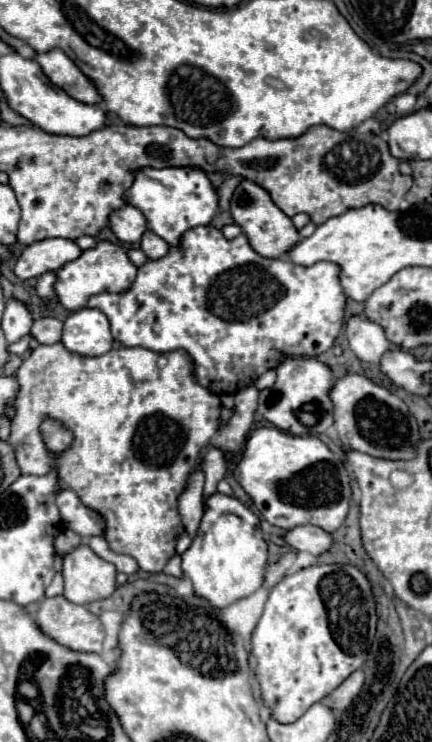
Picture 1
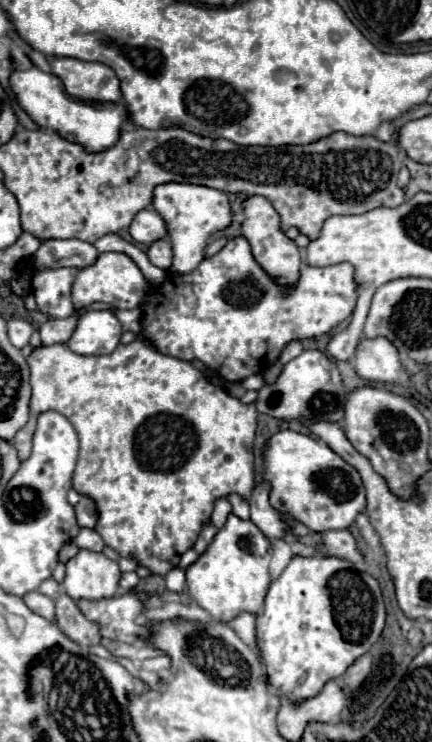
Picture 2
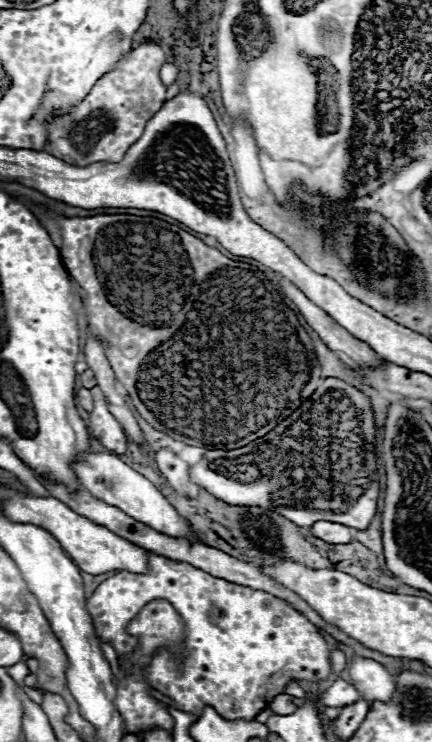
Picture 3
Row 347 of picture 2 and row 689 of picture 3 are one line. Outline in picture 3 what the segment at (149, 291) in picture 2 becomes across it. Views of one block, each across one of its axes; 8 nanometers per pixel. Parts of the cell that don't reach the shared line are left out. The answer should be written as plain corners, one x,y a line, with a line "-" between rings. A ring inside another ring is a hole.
150,554
146,574
118,572
116,576
104,580
88,598
86,606
94,618
96,634
116,650
120,662
128,660
138,648
138,638
130,636
126,628
150,600
168,600
178,610
184,622
184,644
180,658
166,648
156,650
150,662
144,666
142,676
154,690
168,696
178,710
196,714
196,718
202,716
206,706
212,706
226,720
254,720
260,710
268,708
268,704
284,692
286,684
322,682
332,674
330,650
320,634
320,628
310,624
310,620
306,620
306,616
302,616
298,610
290,608
286,600
278,600
262,590
252,590
248,586
214,578
186,562
176,562
156,554

